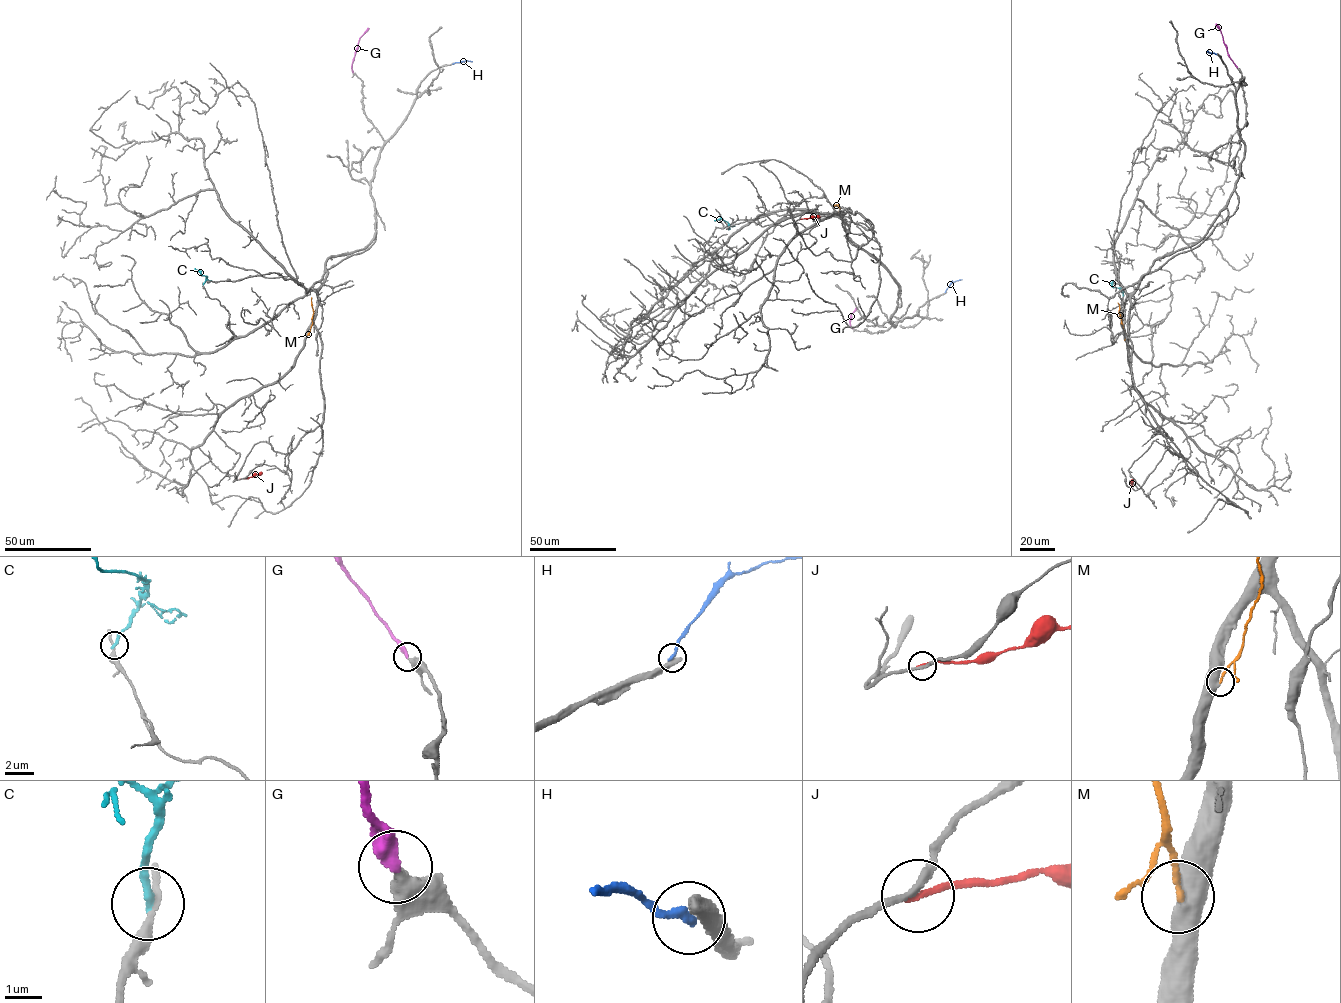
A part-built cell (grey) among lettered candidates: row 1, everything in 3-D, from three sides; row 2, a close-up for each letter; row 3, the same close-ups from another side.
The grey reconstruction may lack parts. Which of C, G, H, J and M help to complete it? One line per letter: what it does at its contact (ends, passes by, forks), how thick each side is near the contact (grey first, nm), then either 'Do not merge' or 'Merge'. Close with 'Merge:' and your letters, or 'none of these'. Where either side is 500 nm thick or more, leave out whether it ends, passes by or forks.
C: It ends there. Thickness 300 nm (grey) against 220 nm. Do not merge
G: It ends there. Thickness 480 nm (grey) against 360 nm. Merge
H: Thickness 550 nm (grey) against 240 nm. Do not merge
J: It ends there. Thickness 190 nm (grey) against 170 nm. Do not merge
M: It ends there. Thickness 480 nm (grey) against 150 nm. Merge
Merge: G, M

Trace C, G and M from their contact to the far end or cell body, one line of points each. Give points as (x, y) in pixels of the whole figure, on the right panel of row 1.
C: (1123, 296), (1123, 291), (1112, 286), (1113, 283)
G: (1237, 68), (1216, 24)
M: (1127, 340), (1117, 302)

